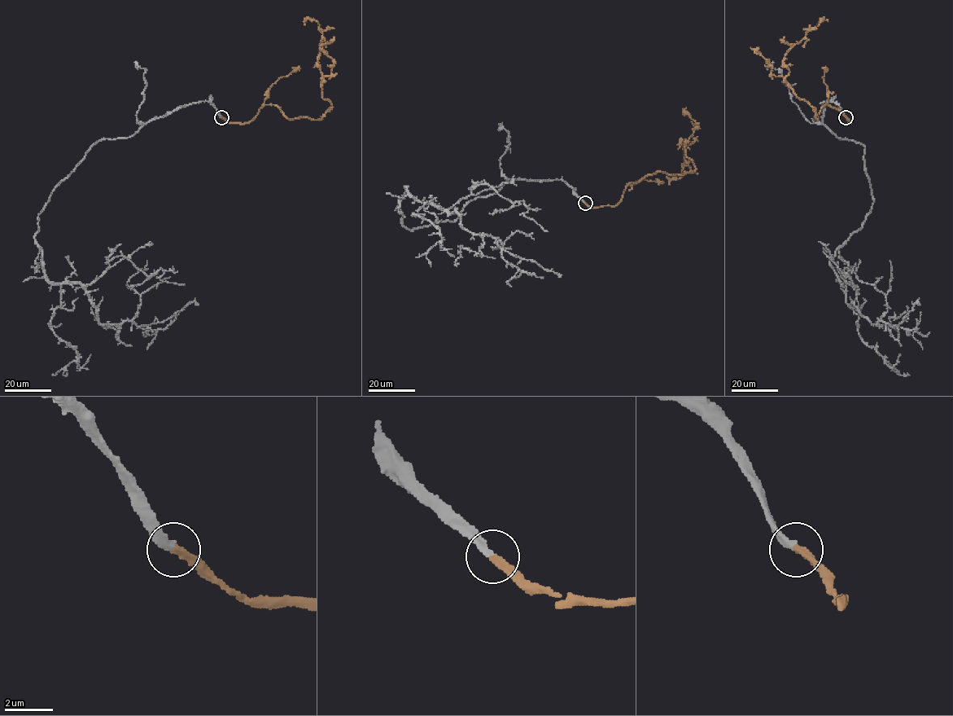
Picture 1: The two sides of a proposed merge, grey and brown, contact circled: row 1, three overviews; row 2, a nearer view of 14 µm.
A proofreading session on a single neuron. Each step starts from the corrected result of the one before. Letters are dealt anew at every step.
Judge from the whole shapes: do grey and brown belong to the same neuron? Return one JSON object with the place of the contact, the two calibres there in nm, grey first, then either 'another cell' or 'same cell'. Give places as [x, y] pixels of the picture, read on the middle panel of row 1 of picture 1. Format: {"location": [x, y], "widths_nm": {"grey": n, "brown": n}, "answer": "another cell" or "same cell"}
{"location": [585, 203], "widths_nm": {"grey": 280, "brown": 320}, "answer": "same cell"}

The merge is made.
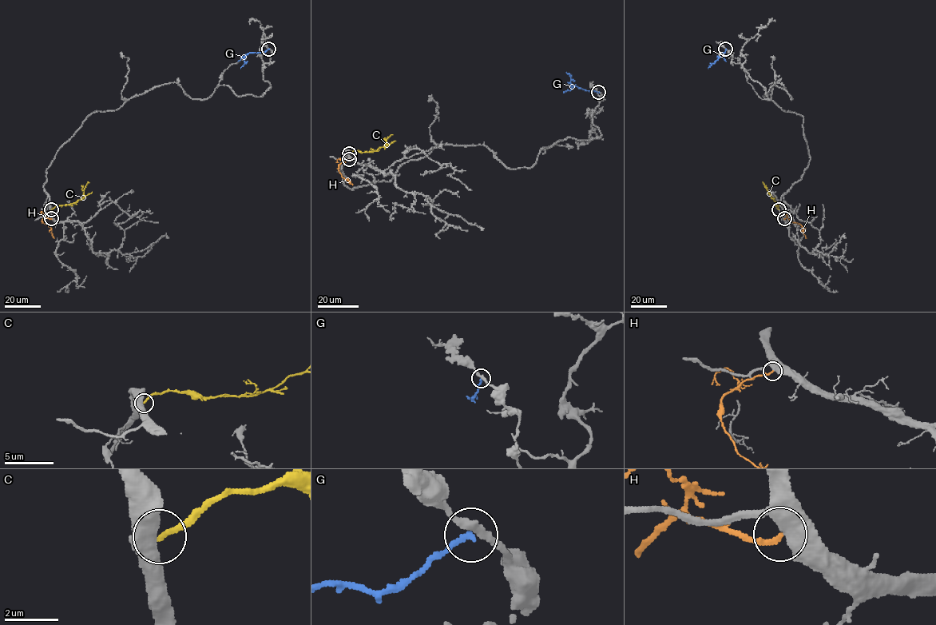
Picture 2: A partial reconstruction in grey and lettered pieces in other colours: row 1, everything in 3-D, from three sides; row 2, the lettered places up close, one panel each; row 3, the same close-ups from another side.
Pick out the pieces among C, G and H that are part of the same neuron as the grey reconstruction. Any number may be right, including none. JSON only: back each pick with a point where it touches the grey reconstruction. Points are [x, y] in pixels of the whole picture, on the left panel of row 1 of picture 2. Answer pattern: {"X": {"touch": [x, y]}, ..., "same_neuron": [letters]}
{"same_neuron": []}

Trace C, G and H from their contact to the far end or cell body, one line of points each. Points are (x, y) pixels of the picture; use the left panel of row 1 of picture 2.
C: (51, 209), (81, 199), (84, 188), (89, 182)
G: (268, 49), (263, 53), (247, 53), (240, 68)
H: (51, 218), (44, 217), (42, 222), (51, 228), (54, 238)

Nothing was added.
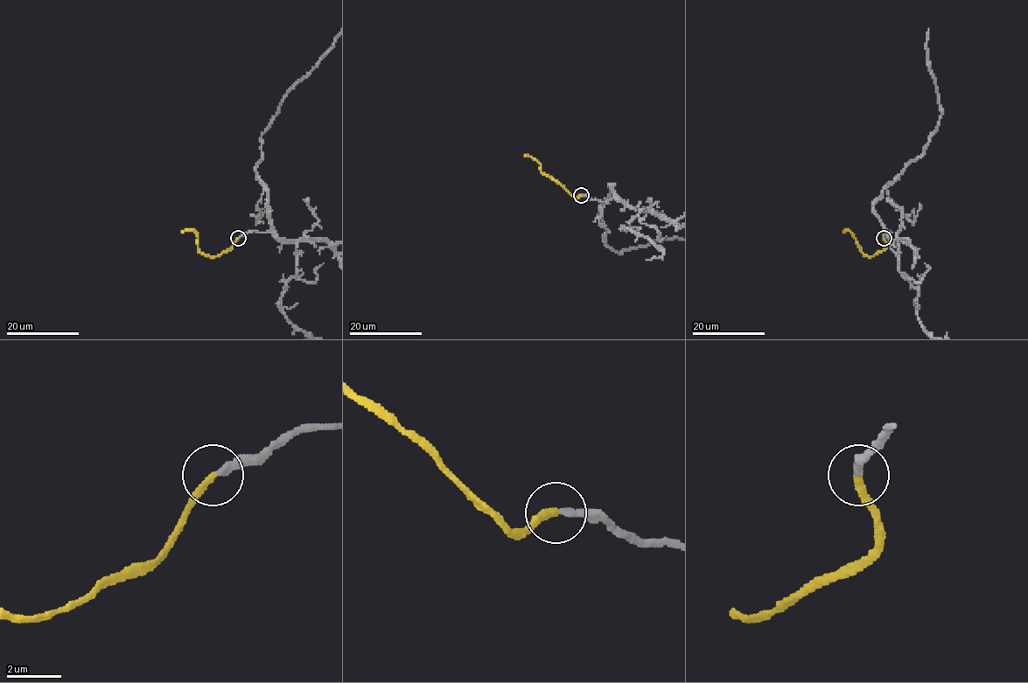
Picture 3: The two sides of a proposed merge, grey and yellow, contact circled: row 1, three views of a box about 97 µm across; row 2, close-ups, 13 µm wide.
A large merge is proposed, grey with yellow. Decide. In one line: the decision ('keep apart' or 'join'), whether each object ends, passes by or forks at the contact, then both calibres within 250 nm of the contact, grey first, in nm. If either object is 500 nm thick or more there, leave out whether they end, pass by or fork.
join | grey ends | yellow ends | 240/280 nm

